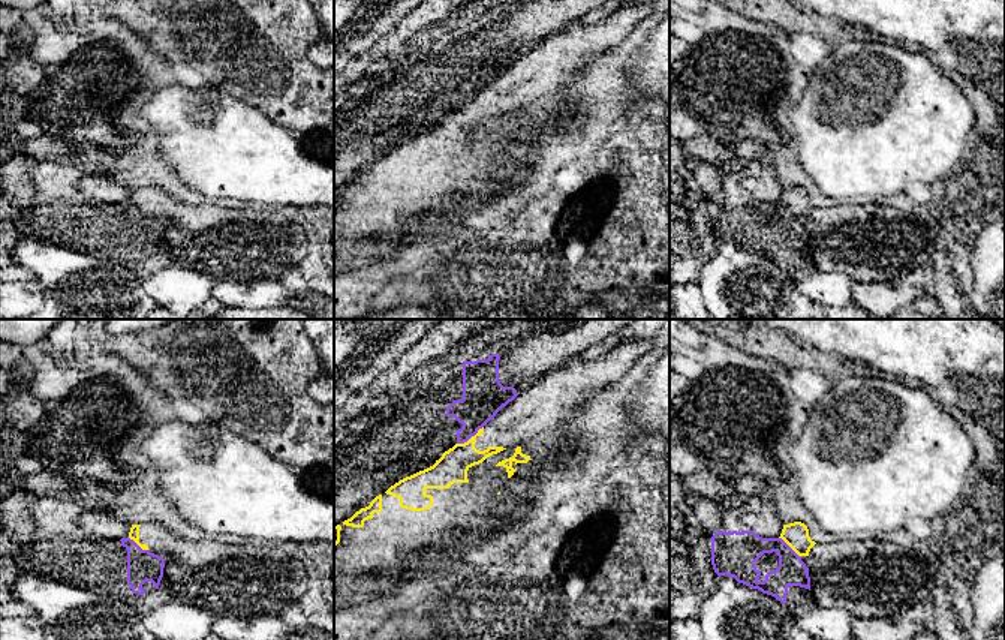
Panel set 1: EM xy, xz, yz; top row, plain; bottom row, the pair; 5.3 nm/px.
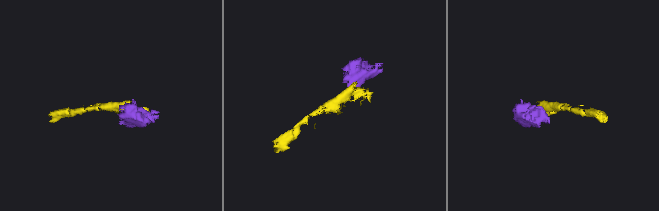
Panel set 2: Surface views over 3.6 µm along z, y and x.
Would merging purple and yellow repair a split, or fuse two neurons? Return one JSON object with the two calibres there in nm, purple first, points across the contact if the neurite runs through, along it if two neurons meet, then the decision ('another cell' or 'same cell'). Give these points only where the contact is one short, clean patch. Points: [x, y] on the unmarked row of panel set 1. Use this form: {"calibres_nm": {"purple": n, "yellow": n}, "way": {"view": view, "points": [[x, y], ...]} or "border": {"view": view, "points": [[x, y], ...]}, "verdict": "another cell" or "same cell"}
{"calibres_nm": {"purple": 220, "yellow": 170}, "border": {"view": "xz", "points": [[483, 90], [466, 105], [457, 108]]}, "verdict": "another cell"}

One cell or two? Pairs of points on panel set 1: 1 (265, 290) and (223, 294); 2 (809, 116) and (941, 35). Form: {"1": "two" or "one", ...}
{"1": "one", "2": "two"}

